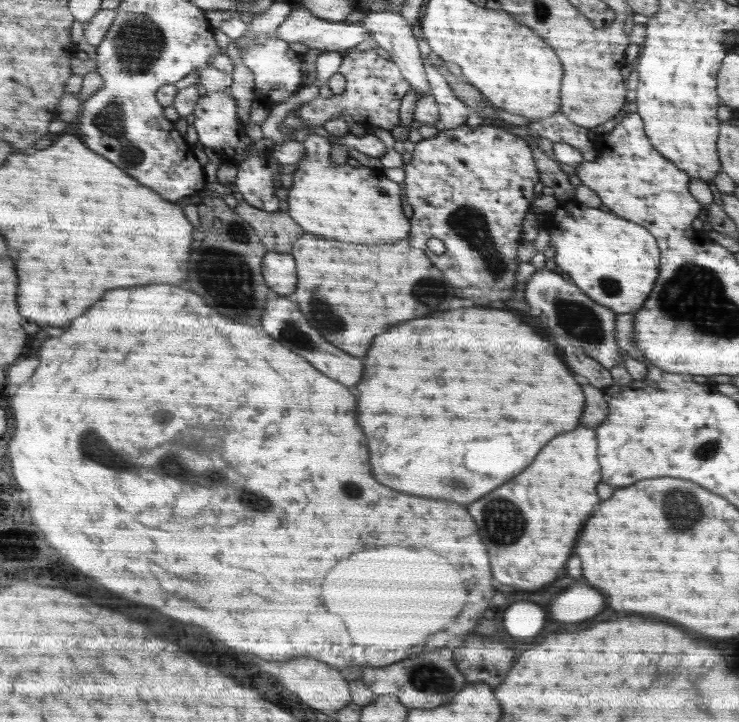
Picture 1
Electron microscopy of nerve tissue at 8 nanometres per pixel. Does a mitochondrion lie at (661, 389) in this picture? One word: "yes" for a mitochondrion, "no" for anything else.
no

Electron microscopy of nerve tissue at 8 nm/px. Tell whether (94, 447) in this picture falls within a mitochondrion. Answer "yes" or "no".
yes

